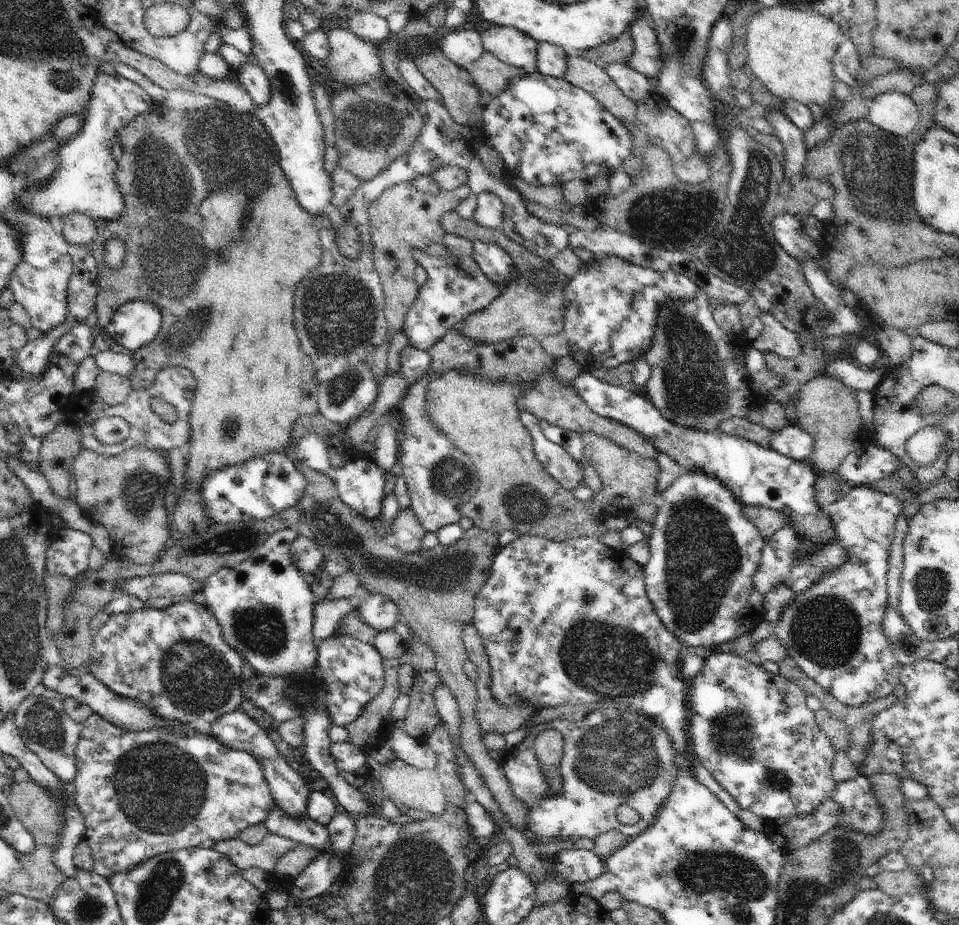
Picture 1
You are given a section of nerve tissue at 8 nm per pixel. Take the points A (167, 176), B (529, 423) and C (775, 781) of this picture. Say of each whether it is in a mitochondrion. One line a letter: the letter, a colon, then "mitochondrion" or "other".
A: mitochondrion
B: other
C: mitochondrion

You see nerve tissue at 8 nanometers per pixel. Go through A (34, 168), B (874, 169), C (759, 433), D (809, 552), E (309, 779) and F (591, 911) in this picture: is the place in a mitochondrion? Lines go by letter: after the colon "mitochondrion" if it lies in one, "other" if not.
A: mitochondrion
B: mitochondrion
C: other
D: other
E: other
F: other

